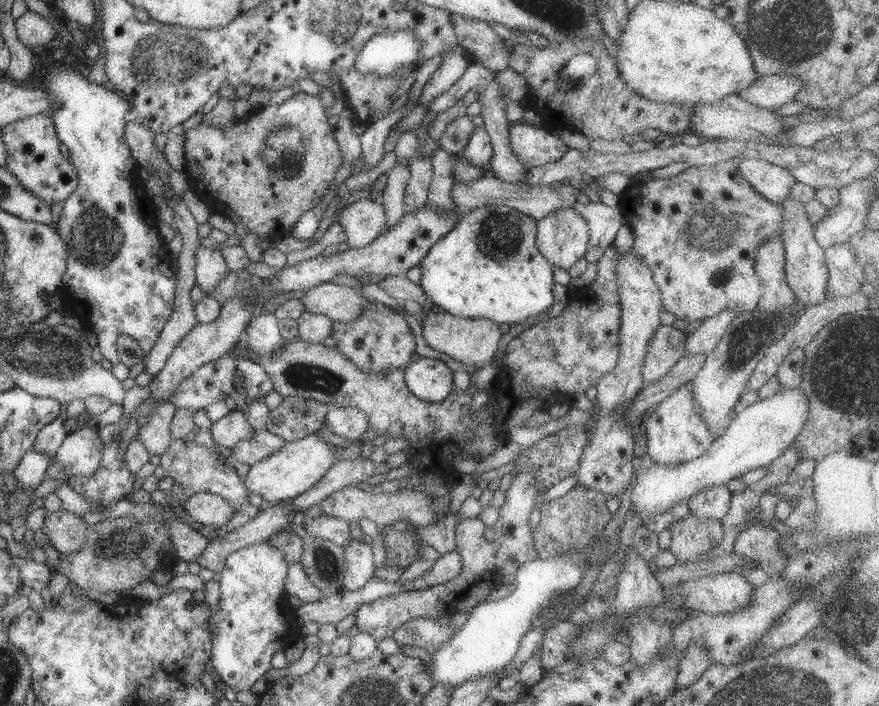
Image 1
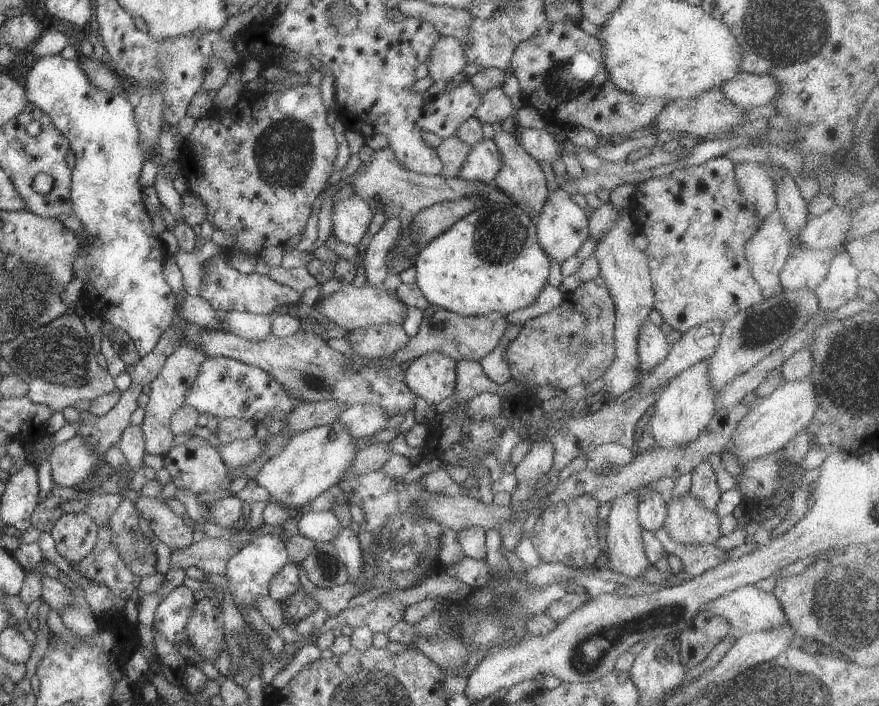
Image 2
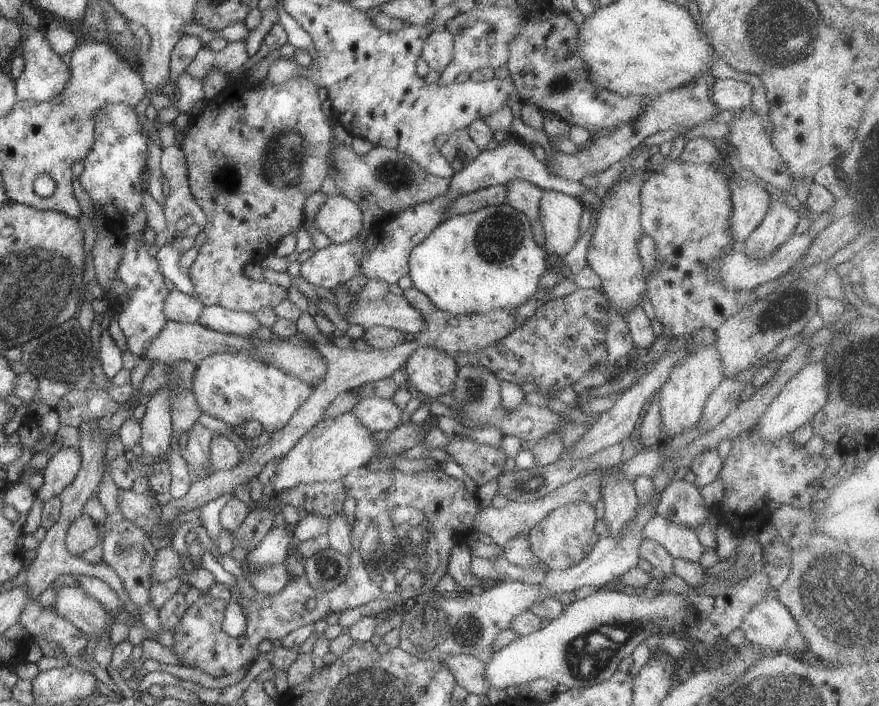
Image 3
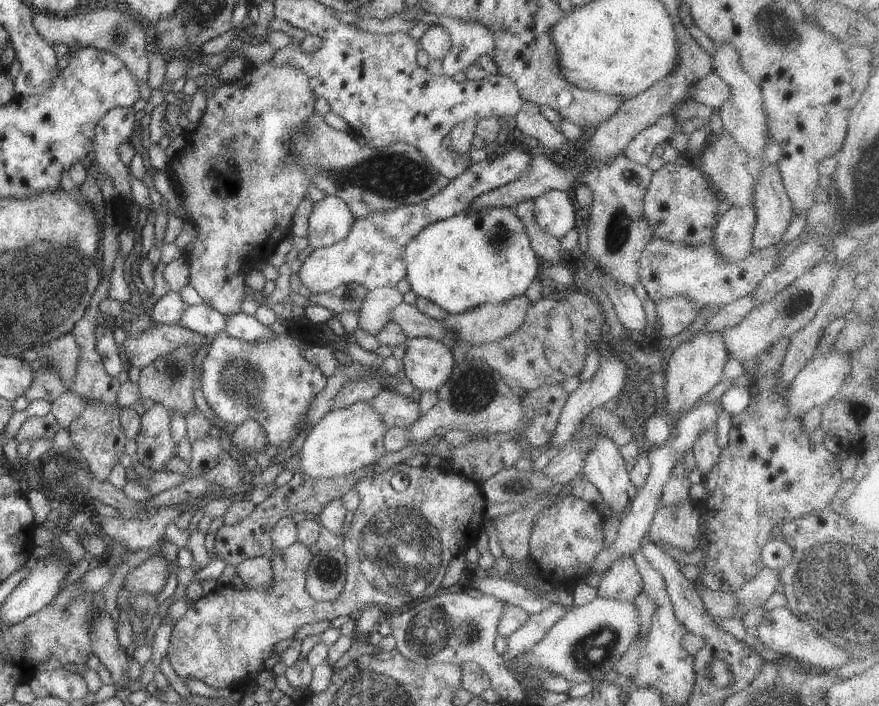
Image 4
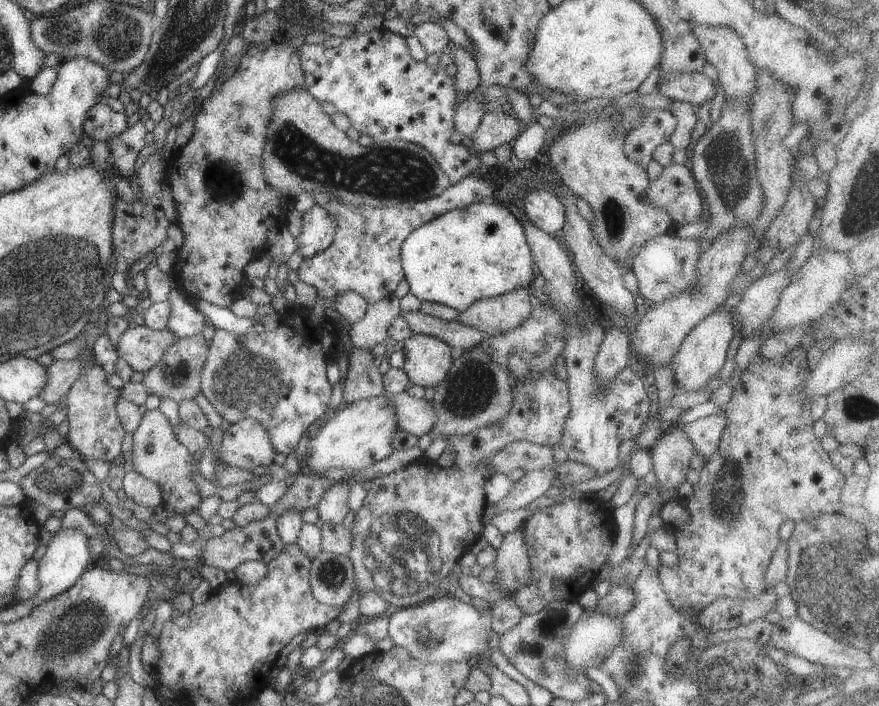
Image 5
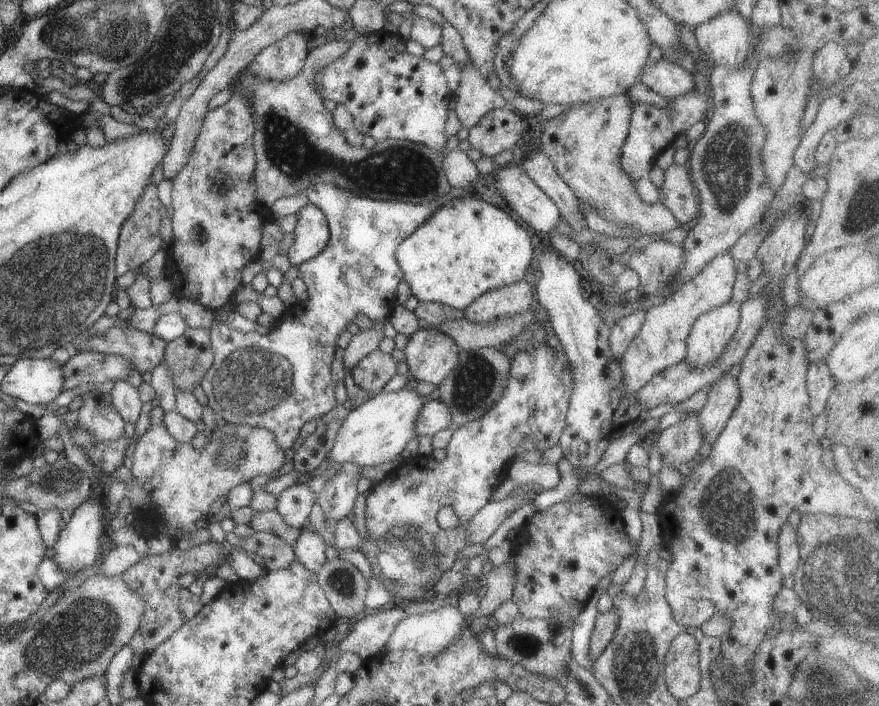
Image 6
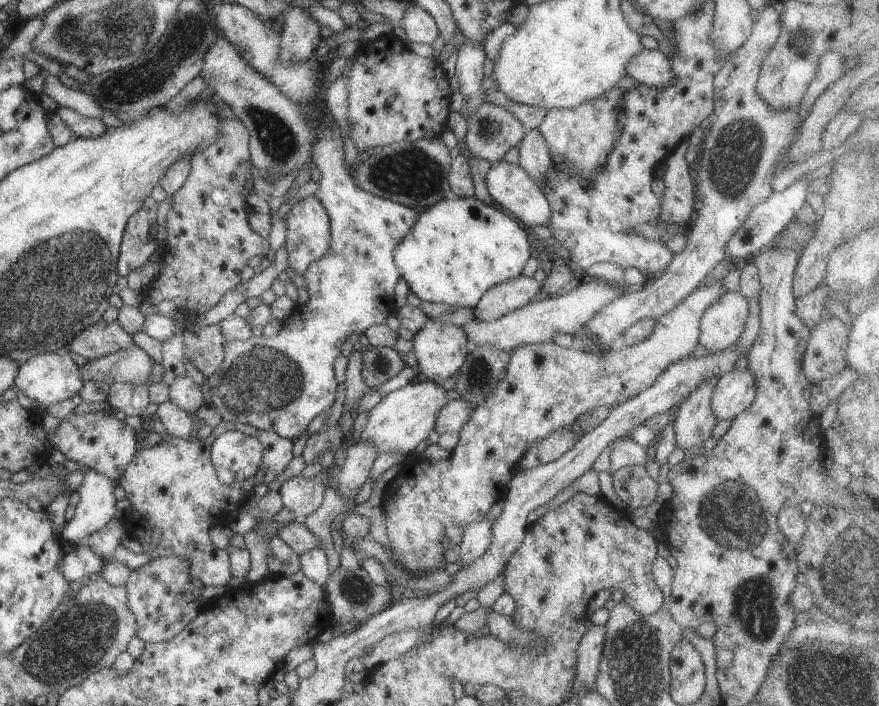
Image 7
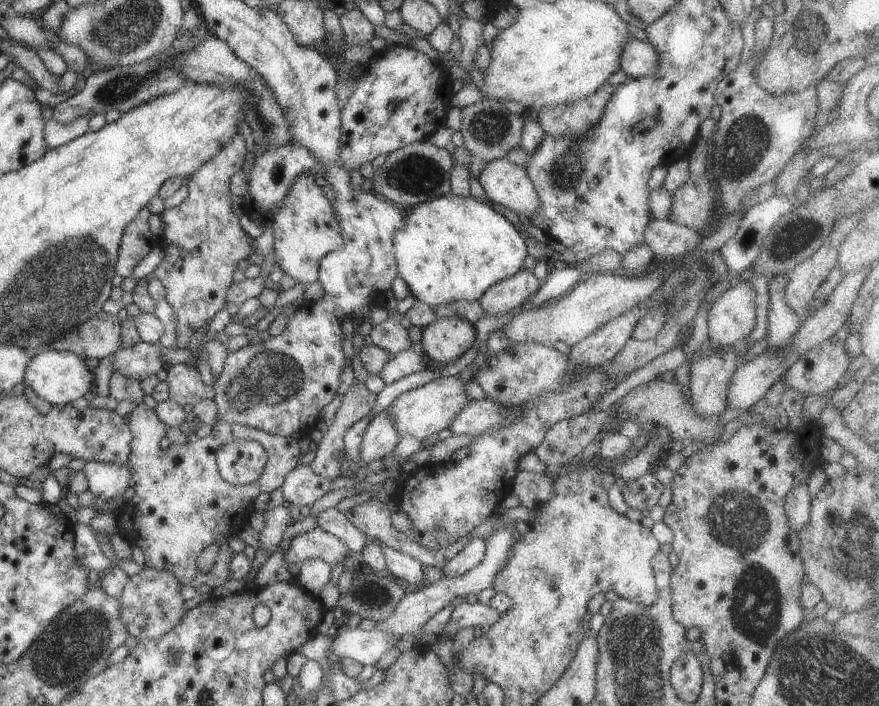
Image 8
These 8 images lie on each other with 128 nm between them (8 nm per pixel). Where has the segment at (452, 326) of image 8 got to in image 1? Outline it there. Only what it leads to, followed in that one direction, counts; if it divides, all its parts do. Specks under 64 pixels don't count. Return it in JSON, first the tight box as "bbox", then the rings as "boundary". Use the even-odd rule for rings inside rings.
{"bbox":[405,356,455,403],"boundary":[[[416,356],[408,363],[405,381],[413,395],[430,403],[442,402],[455,388],[453,372],[440,360]]]}

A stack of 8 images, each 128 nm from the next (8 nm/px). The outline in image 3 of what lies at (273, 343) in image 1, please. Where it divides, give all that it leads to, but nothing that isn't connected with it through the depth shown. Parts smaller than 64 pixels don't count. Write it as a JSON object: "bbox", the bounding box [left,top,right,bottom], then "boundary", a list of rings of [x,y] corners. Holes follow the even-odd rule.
{"bbox":[197,305,262,337],"boundary":[[[217,305],[205,306],[200,312],[197,324],[202,324],[215,332],[242,337],[250,337],[254,332],[259,332],[262,327],[262,324],[256,320],[255,314],[227,310]]]}

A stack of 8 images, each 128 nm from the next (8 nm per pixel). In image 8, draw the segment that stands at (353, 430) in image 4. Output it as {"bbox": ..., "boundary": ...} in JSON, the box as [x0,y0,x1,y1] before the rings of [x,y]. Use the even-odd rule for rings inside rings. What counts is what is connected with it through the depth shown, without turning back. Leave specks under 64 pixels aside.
{"bbox":[387,375,470,441],"boundary":[[[456,375],[439,377],[398,396],[392,402],[392,406],[387,409],[387,413],[393,418],[400,438],[405,434],[411,434],[422,441],[430,434],[436,434],[444,428],[449,428],[461,409],[470,401],[466,395],[466,381]]]}

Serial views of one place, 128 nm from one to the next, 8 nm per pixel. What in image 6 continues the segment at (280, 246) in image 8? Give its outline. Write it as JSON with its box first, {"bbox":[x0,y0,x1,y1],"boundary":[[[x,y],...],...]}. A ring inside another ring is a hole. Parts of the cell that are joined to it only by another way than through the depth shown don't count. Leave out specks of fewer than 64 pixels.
{"bbox":[284,202,330,267],"boundary":[[[310,202],[296,215],[294,242],[284,253],[287,254],[291,266],[298,267],[326,248],[330,238],[330,227],[324,213]]]}

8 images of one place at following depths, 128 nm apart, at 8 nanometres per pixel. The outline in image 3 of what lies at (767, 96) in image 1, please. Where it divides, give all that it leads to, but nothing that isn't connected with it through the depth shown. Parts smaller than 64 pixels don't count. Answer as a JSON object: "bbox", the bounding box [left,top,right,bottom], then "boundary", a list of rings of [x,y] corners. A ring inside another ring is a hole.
{"bbox":[711,78,752,111],"boundary":[[[717,78],[711,90],[711,101],[721,110],[738,111],[750,105],[752,93],[750,83]]]}

